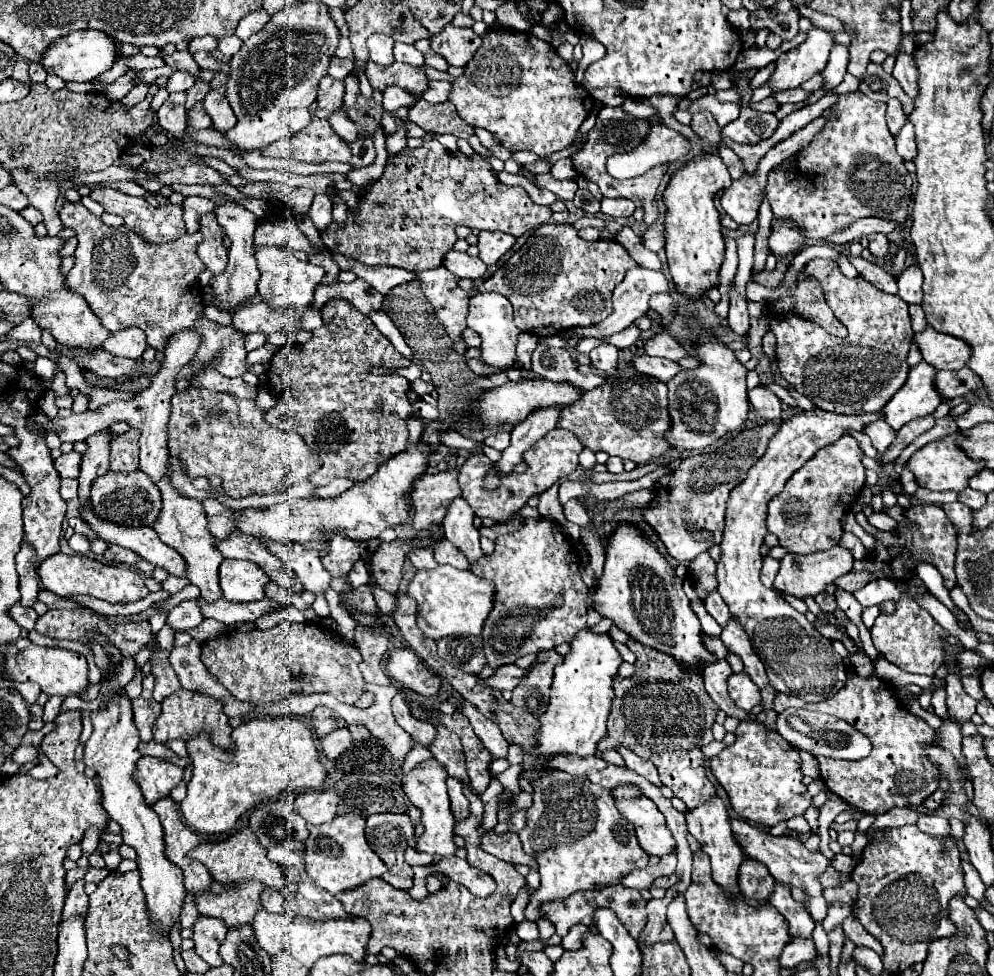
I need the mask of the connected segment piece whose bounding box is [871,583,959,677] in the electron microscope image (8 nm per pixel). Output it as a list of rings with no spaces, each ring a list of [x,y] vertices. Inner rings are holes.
[[[913,583],[907,585],[909,589],[909,597],[903,597],[901,601],[897,601],[895,611],[893,613],[883,613],[875,619],[875,625],[871,627],[871,637],[873,637],[873,645],[877,647],[877,651],[891,663],[899,665],[903,671],[907,673],[921,673],[921,675],[935,675],[935,671],[943,665],[943,639],[959,643],[957,639],[953,639],[925,609],[921,609],[915,601],[913,595],[919,591],[927,591],[925,587],[915,587]]]

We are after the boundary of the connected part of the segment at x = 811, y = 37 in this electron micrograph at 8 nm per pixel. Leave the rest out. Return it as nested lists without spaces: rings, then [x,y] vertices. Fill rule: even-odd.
[[[811,27],[807,31],[807,39],[801,45],[779,55],[779,59],[775,61],[775,67],[777,67],[775,75],[765,87],[755,89],[753,103],[763,101],[775,91],[799,87],[813,75],[821,73],[827,65],[833,45],[835,45],[833,33],[819,27]]]

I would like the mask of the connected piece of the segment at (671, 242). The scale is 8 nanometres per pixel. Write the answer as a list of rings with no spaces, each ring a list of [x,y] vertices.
[[[697,155],[683,163],[669,179],[663,193],[665,211],[665,251],[671,277],[677,289],[693,299],[701,297],[705,289],[719,283],[719,267],[725,259],[725,245],[721,235],[719,211],[713,203],[715,193],[729,187],[731,177],[719,155]]]

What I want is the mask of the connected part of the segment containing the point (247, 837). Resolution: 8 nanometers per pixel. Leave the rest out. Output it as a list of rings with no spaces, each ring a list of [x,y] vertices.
[[[243,829],[239,831],[237,835],[225,839],[225,841],[215,841],[215,843],[205,843],[205,845],[199,845],[197,849],[193,849],[189,853],[191,859],[203,863],[211,877],[221,883],[221,885],[235,885],[239,881],[261,881],[263,885],[275,889],[275,891],[281,891],[281,887],[285,887],[285,881],[283,881],[283,873],[281,873],[281,865],[277,865],[275,861],[267,859],[267,853],[261,845],[257,845],[257,839],[253,837],[251,829]]]

